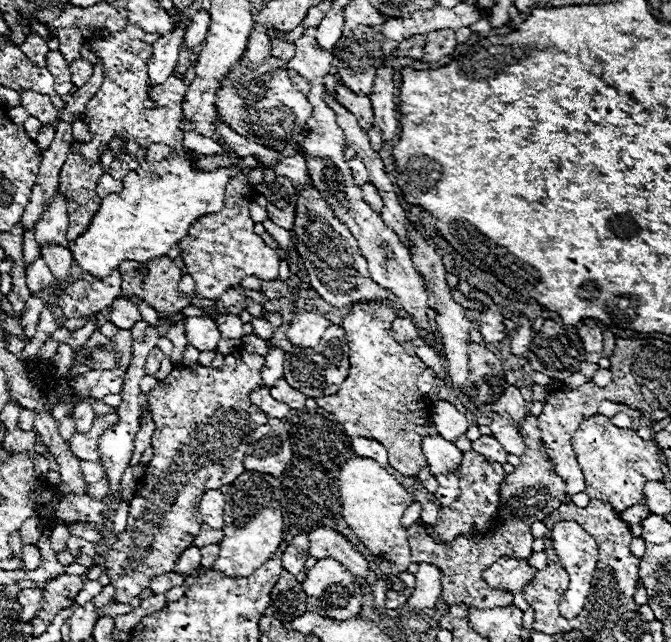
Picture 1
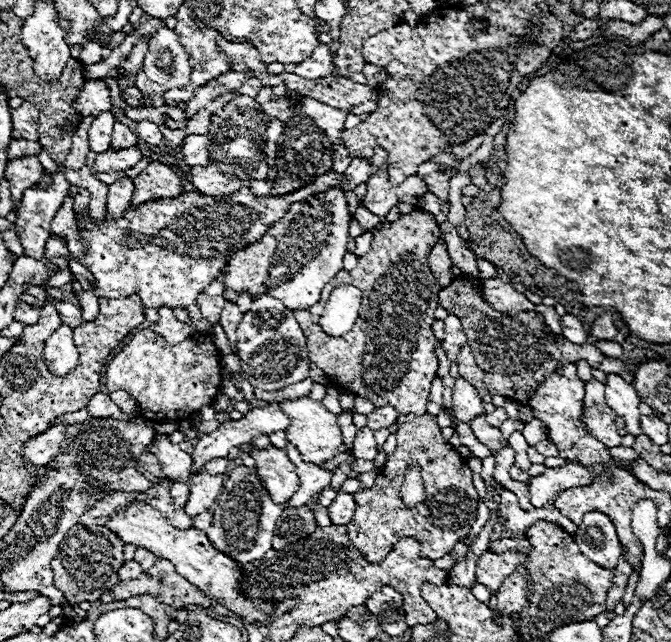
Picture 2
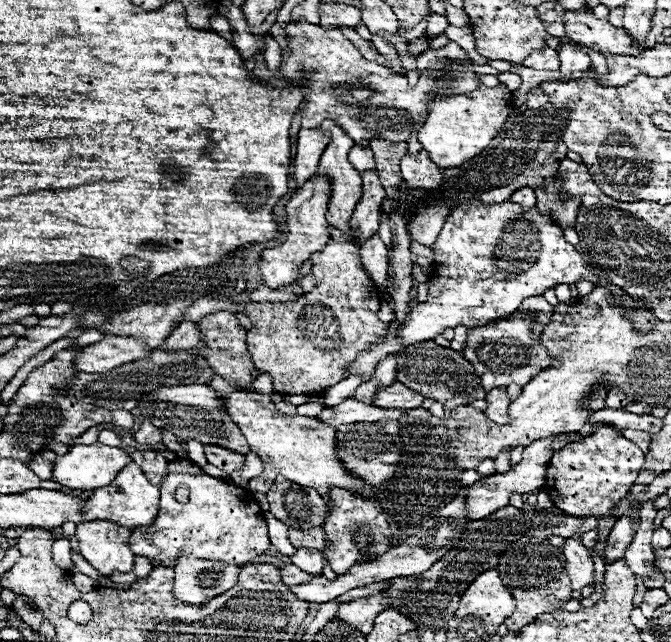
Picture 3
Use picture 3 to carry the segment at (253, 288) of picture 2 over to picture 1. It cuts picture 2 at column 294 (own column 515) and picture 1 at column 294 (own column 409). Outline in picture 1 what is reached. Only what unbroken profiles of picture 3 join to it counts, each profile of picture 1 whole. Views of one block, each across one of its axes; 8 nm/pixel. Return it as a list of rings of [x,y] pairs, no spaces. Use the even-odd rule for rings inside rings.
[[[312,310],[312,312],[298,312],[290,324],[290,330],[286,332],[288,340],[294,346],[300,348],[312,348],[320,342],[324,330],[330,326],[330,320],[324,318],[320,312]]]

